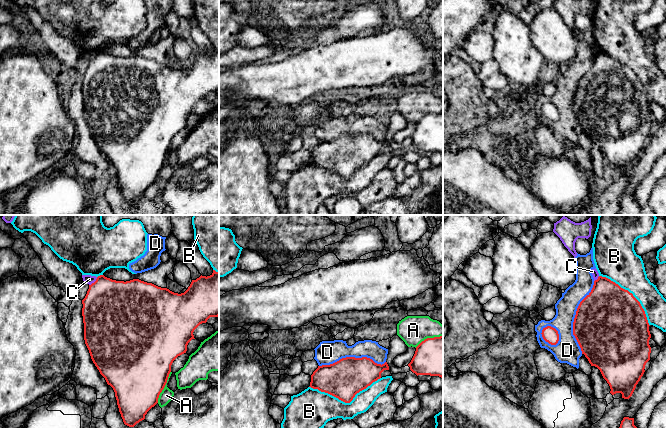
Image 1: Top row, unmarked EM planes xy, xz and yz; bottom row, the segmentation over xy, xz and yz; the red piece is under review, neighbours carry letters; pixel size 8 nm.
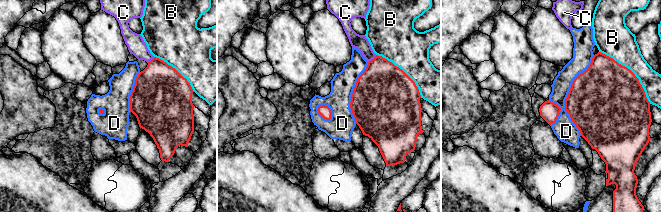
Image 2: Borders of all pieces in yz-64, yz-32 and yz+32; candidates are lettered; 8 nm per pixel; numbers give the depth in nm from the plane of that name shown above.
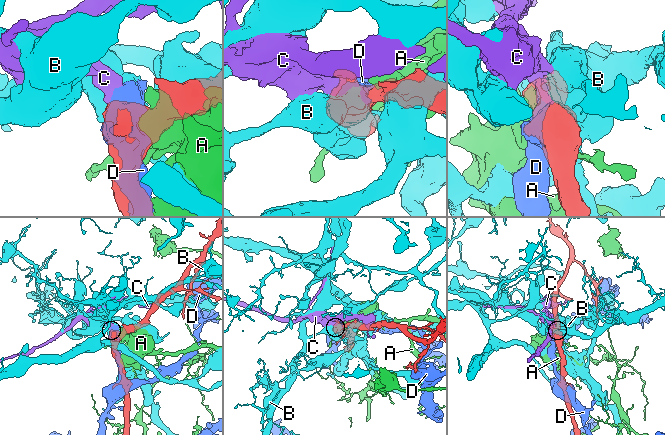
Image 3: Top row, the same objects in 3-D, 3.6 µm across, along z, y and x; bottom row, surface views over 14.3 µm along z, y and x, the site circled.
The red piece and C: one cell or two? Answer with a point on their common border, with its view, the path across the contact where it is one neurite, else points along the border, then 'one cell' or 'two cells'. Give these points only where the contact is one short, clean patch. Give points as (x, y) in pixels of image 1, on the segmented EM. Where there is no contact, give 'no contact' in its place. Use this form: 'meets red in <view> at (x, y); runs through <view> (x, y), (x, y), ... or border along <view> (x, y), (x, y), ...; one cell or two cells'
meets red in xy at (94, 282); border along xy (97, 277), (89, 285); two cells

